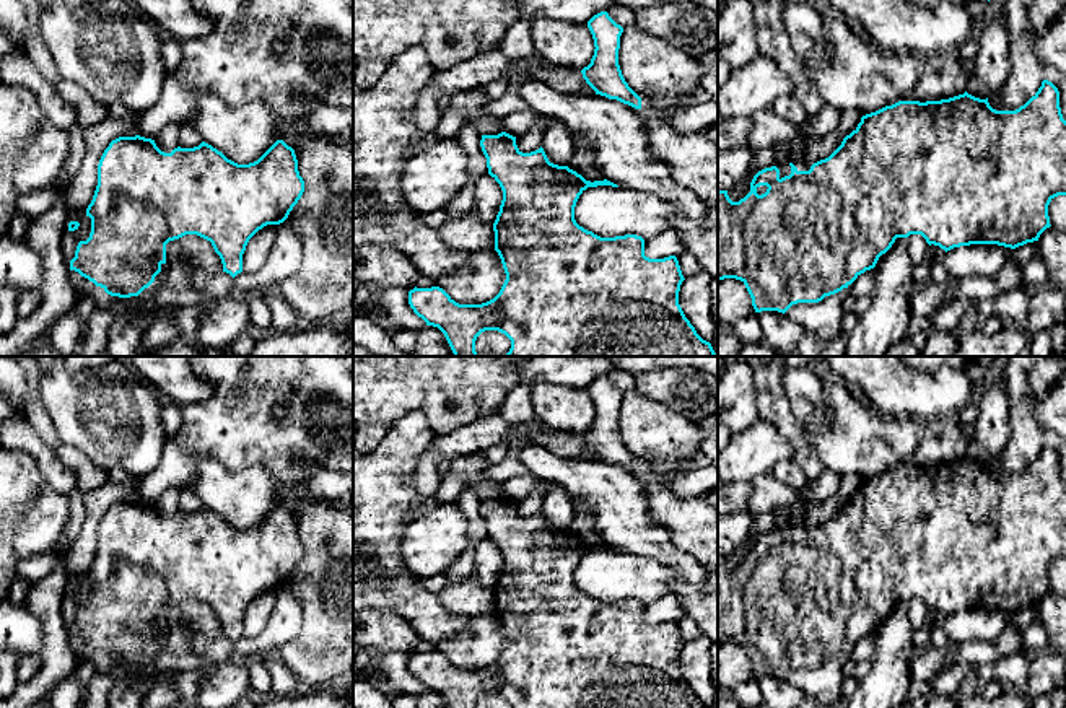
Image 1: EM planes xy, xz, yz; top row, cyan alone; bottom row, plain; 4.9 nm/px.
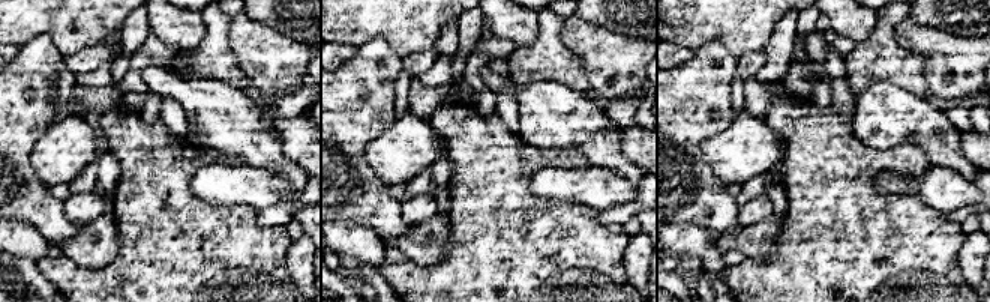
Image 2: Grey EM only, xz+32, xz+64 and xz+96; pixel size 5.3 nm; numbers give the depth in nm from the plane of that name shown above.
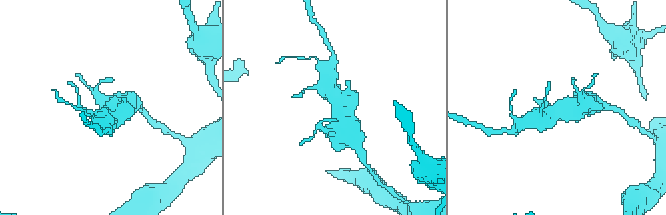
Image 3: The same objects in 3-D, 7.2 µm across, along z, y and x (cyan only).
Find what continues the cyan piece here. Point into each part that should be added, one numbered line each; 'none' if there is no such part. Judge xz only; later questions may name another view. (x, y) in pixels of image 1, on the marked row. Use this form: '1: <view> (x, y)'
none

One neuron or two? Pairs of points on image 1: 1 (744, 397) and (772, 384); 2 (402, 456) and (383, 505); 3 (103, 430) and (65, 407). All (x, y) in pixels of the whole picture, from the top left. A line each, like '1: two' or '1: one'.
1: two
2: one
3: one

